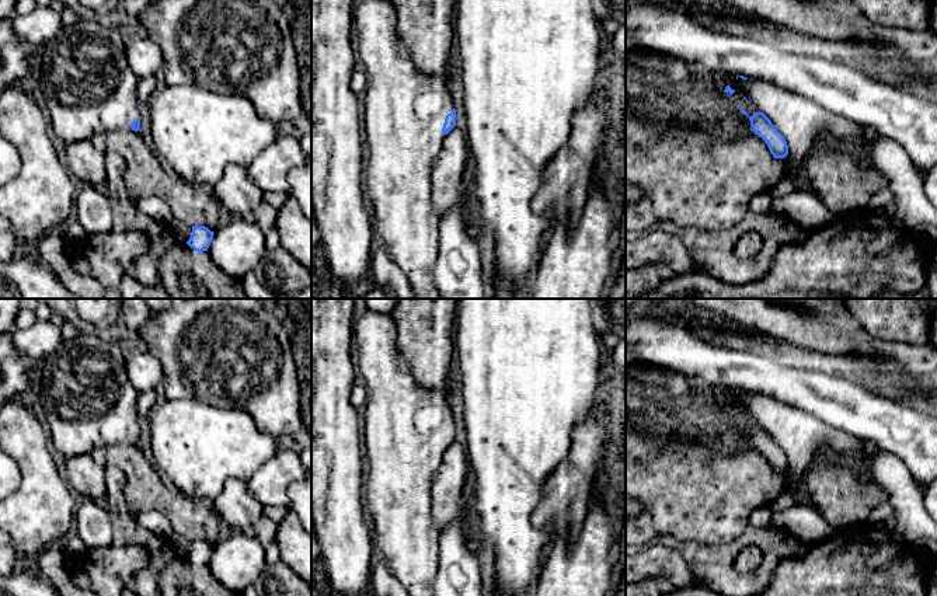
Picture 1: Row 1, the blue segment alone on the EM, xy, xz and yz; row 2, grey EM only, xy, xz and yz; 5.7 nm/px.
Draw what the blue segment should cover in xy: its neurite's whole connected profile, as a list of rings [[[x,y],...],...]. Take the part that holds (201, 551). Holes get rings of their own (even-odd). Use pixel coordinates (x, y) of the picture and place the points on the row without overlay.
[[[192,540],[192,548],[187,558],[198,567],[208,565],[213,548],[215,547],[205,540]]]

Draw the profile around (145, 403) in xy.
[[[144,391],[137,394],[136,411],[139,418],[149,416],[150,411],[156,407],[156,391]]]

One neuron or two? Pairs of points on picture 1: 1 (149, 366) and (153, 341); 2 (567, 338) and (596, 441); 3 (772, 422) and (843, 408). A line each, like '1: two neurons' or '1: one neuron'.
1: two neurons
2: two neurons
3: two neurons

